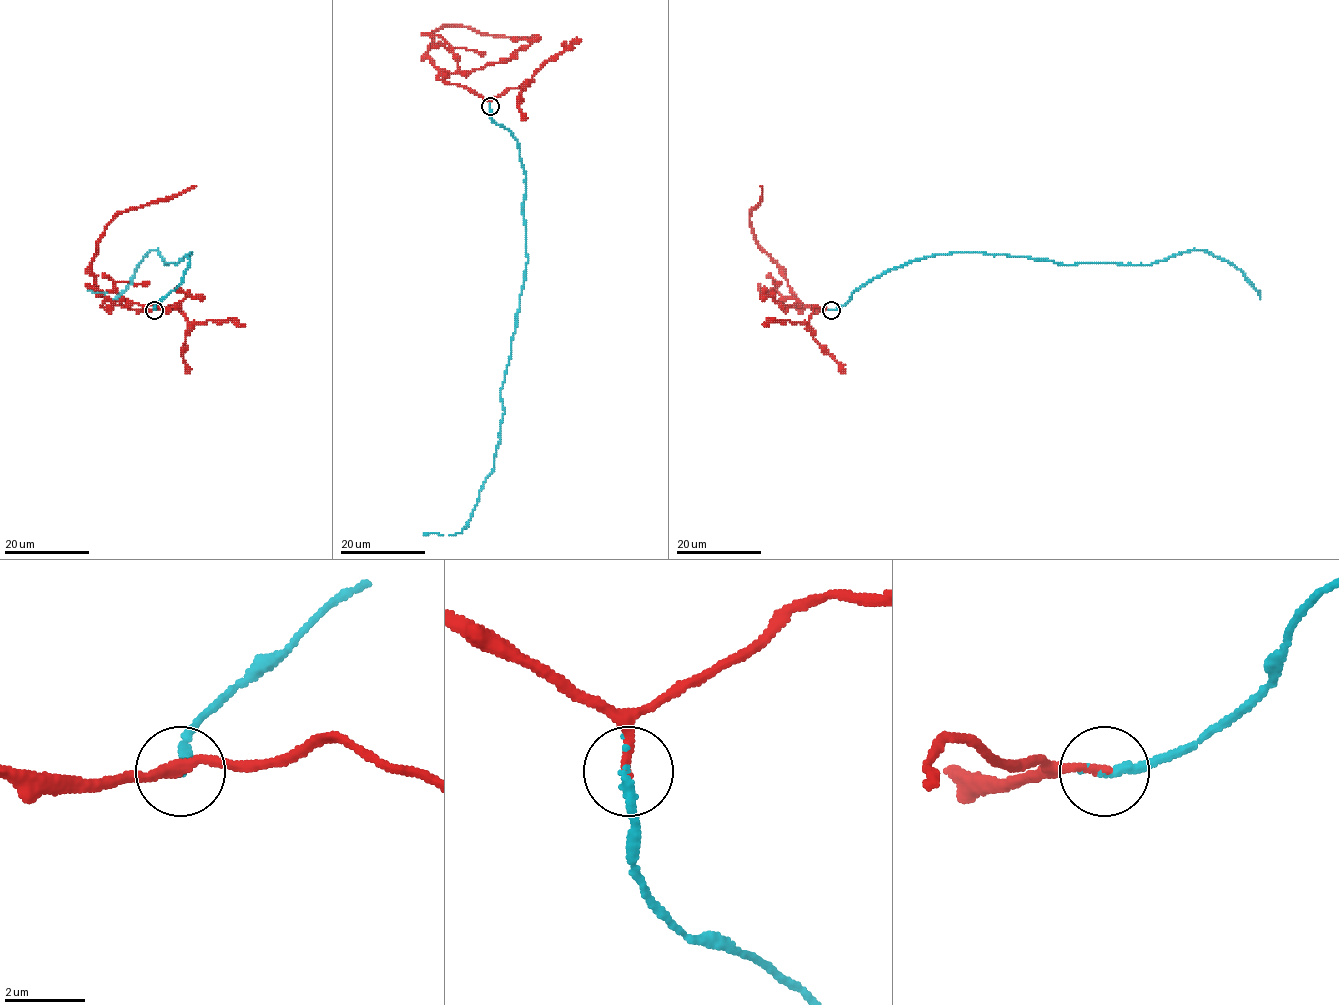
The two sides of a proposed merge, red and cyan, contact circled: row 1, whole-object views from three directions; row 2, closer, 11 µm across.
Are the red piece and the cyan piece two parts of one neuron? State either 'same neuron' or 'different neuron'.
same neuron

